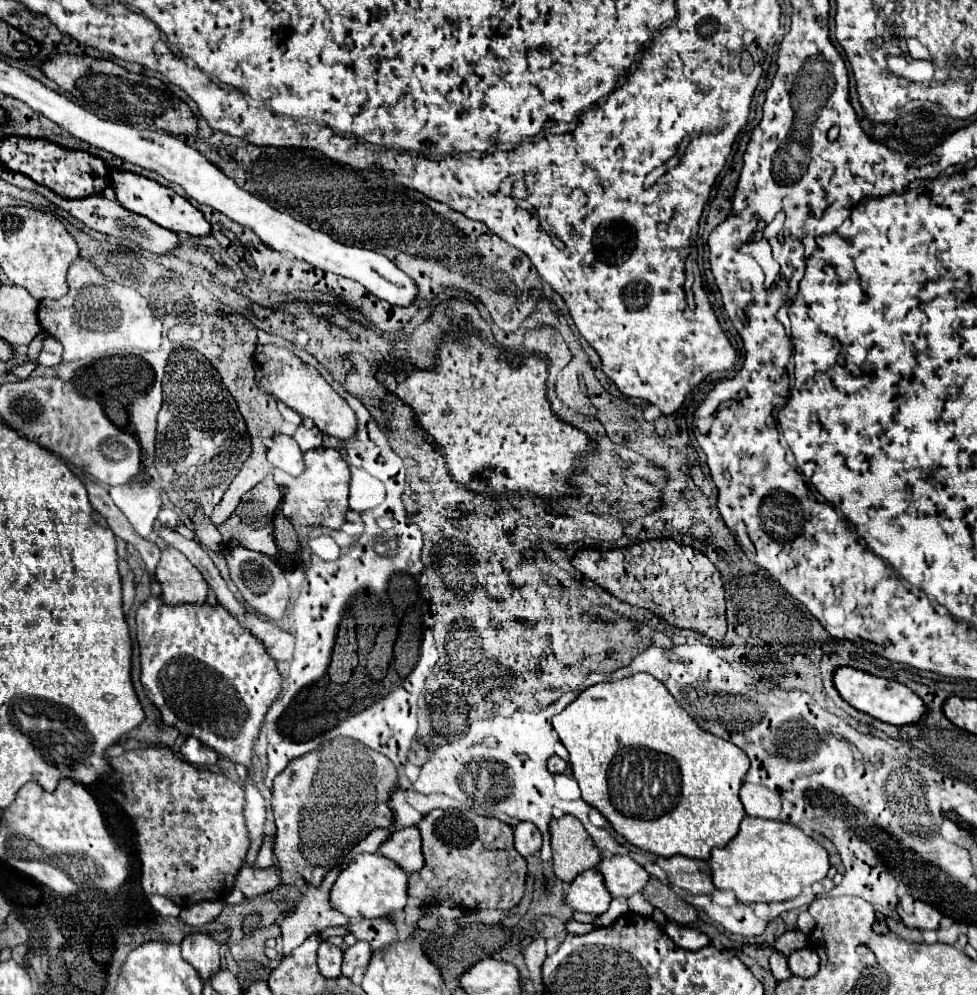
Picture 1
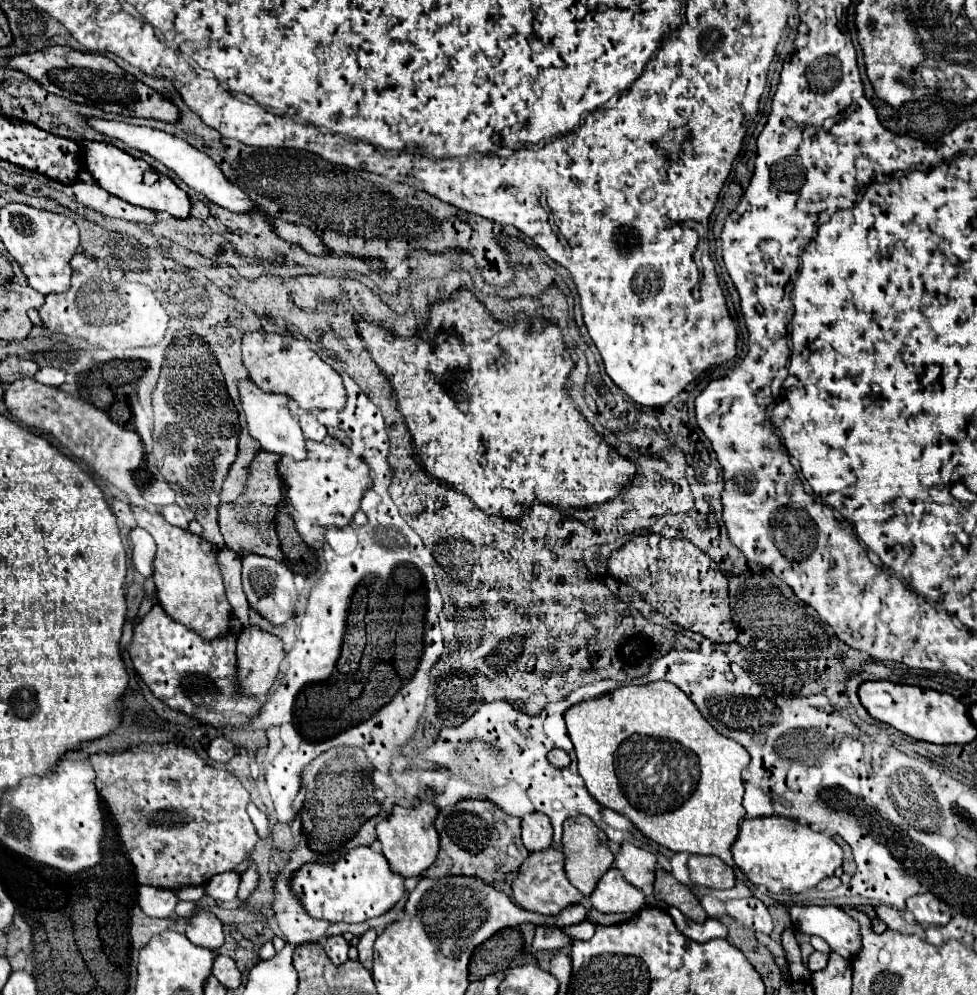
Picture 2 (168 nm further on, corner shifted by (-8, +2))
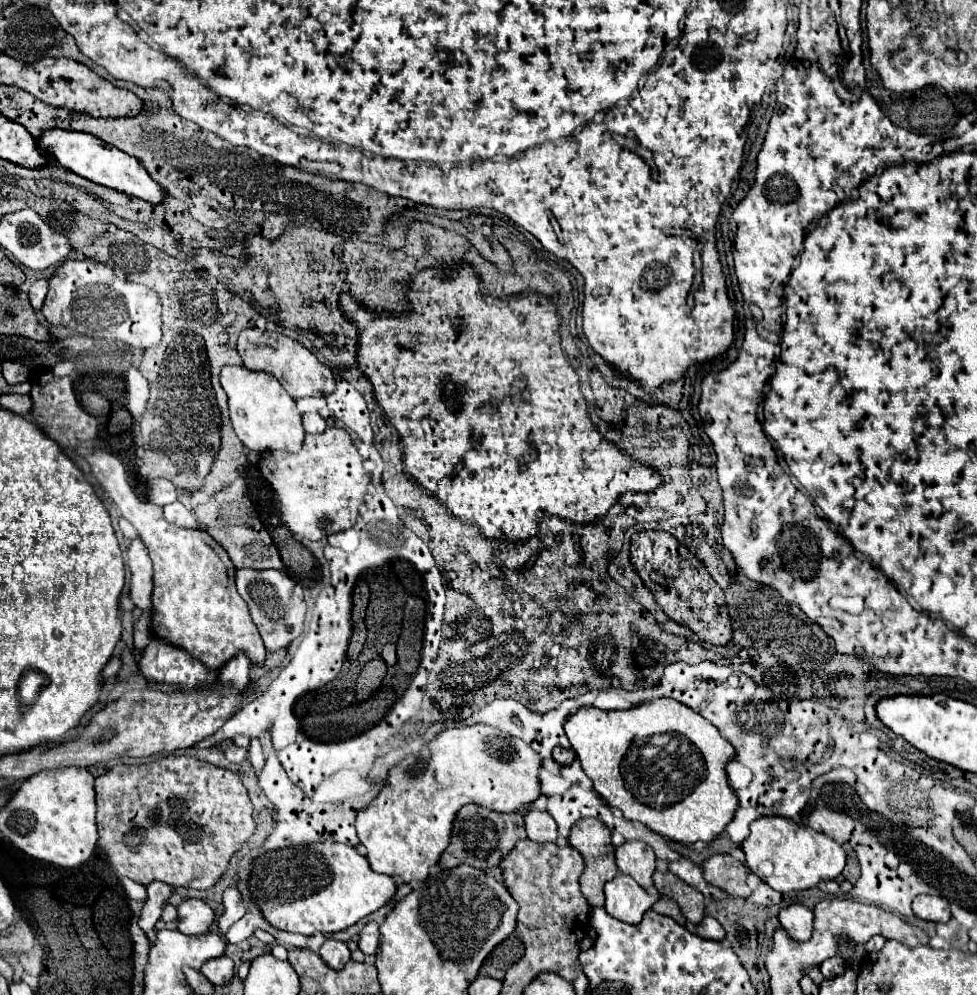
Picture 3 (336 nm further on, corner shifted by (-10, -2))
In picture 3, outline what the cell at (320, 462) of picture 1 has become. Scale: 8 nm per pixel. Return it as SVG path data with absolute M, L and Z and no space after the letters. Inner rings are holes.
M326 428L326 432L316 436L306 436L304 446L296 454L288 452L268 452L260 460L262 476L272 484L276 494L276 504L282 516L282 522L292 530L294 536L302 536L308 540L320 540L340 530L348 530L356 524L358 508L368 494L370 472L364 470L364 460L354 448L350 436L342 428Z

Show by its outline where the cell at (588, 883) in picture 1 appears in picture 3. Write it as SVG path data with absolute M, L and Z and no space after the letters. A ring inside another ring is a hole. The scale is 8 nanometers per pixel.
M616 874L604 886L606 892L606 912L628 924L638 924L644 912L658 900L658 896L650 896L644 888L640 888L630 876Z

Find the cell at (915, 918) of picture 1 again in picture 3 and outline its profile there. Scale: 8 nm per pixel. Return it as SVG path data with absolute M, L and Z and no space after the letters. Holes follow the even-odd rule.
M916 896L912 902L912 910L920 920L926 922L948 922L950 920L950 904L940 896Z

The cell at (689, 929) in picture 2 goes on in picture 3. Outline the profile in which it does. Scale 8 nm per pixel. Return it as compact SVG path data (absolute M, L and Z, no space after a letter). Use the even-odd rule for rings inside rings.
M706 916L700 924L686 924L686 928L692 932L692 934L696 934L696 936L700 936L700 938L706 938L706 940L724 940L726 938L726 932L724 932L724 928L720 926L720 922L716 922L712 916Z

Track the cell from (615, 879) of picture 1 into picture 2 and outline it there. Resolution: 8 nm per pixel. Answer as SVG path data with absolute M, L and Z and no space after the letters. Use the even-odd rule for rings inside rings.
M622 842L620 852L616 854L614 866L636 888L642 888L646 884L654 884L656 856L644 848L634 846L632 842Z

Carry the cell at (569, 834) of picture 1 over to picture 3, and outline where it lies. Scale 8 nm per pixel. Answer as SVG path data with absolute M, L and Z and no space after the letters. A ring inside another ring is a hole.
M582 818L580 822L576 822L572 826L568 844L582 854L584 864L586 864L586 868L580 876L580 888L582 888L584 898L588 900L590 906L602 906L604 904L604 884L618 874L614 846L610 842L610 830L604 824L600 824L596 818Z

